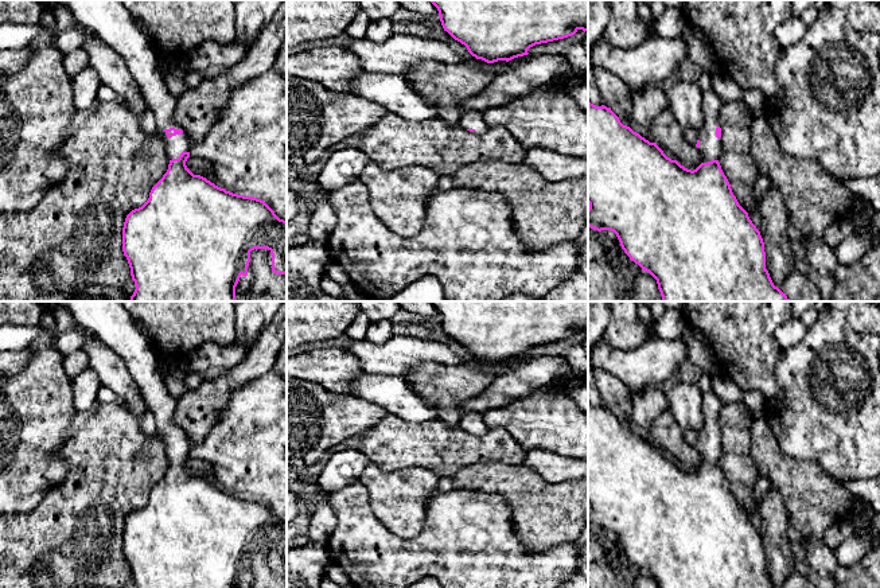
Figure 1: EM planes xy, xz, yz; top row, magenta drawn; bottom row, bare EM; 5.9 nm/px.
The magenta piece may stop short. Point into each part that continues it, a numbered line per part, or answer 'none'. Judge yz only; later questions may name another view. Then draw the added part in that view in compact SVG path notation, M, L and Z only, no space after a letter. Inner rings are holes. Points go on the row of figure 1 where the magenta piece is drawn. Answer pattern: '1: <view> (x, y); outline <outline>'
1: yz (709, 145); outline M713 89L704 91L704 126L700 129L700 152L701 163L719 160L721 155L721 137L716 137L719 125L719 114L721 110L721 100Z

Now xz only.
1: xz (472, 119); outline M471 110L462 116L459 125L464 129L474 129L472 133L482 135L488 126L483 118L482 112Z

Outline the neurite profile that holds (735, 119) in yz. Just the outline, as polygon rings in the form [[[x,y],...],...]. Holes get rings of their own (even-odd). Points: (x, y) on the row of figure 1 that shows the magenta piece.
[[[743,100],[721,102],[721,155],[719,163],[739,205],[747,211],[758,210],[754,184],[759,176],[751,152],[751,124],[754,114]]]

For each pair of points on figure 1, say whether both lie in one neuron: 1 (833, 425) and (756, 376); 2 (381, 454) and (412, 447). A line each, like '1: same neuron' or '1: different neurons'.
1: different neurons
2: same neuron

